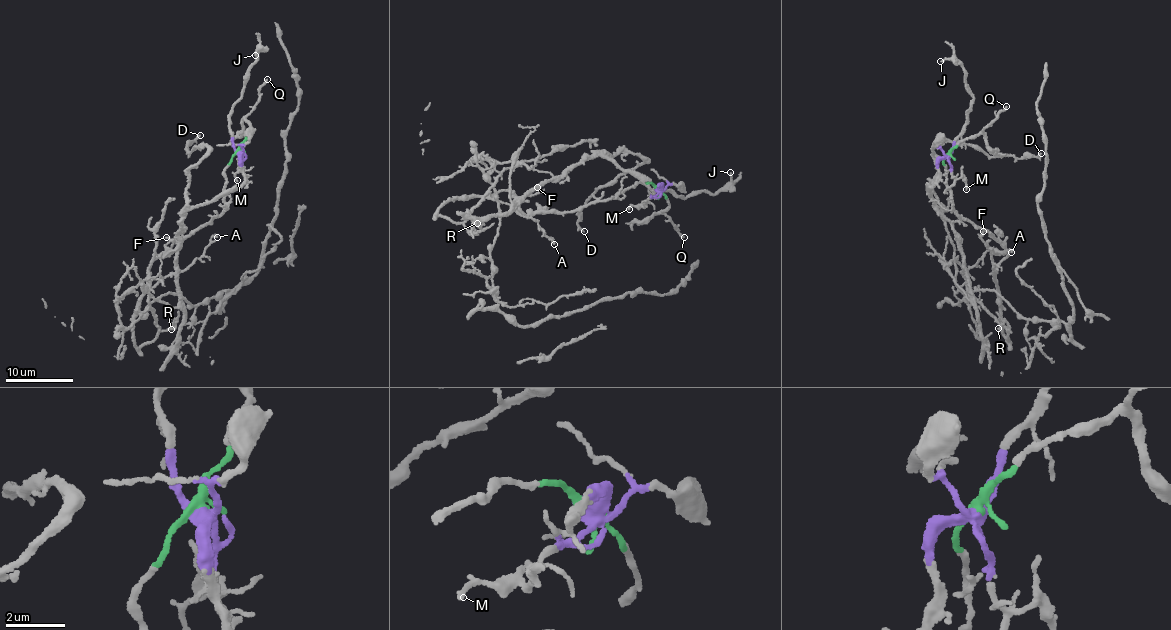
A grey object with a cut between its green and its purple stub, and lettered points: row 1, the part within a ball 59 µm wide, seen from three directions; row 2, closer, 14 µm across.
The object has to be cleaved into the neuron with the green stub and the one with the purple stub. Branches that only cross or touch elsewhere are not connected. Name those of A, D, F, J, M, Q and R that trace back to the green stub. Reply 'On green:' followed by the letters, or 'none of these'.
On green: A, F, Q, R

